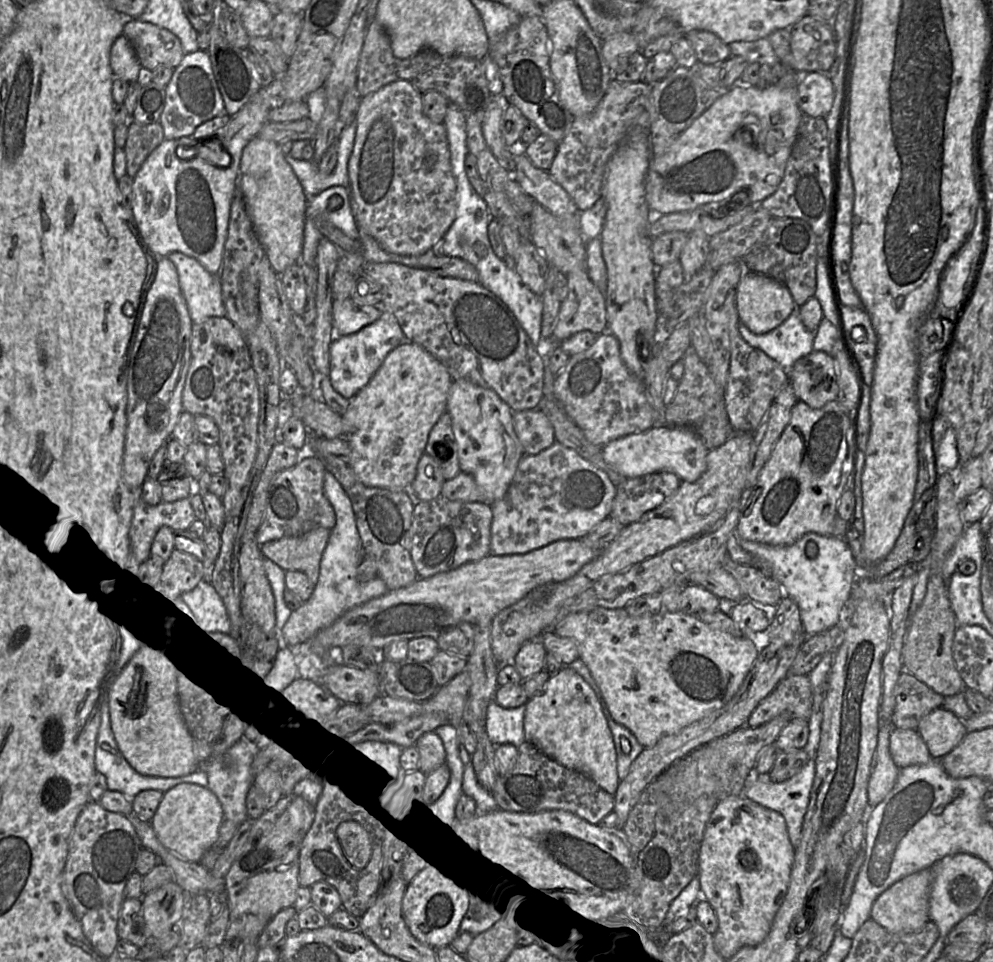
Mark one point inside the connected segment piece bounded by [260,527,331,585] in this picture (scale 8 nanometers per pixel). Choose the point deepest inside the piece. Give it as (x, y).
(303, 553)

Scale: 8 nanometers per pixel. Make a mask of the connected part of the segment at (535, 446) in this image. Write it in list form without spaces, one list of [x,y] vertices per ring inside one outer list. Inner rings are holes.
[[[539,408],[514,412],[513,425],[525,454],[539,454],[556,442],[554,428]]]

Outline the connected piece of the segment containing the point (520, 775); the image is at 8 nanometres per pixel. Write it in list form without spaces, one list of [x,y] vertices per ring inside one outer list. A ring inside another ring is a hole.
[[[530,742],[521,743],[517,751],[515,764],[505,774],[497,776],[491,790],[499,809],[521,813],[564,810],[590,824],[598,824],[604,816],[613,811],[614,796],[600,788],[585,774],[551,760]]]

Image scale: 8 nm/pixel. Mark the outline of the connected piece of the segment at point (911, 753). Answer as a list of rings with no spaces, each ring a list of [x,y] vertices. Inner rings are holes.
[[[894,728],[889,737],[889,751],[899,769],[932,761],[928,747],[917,729]]]

